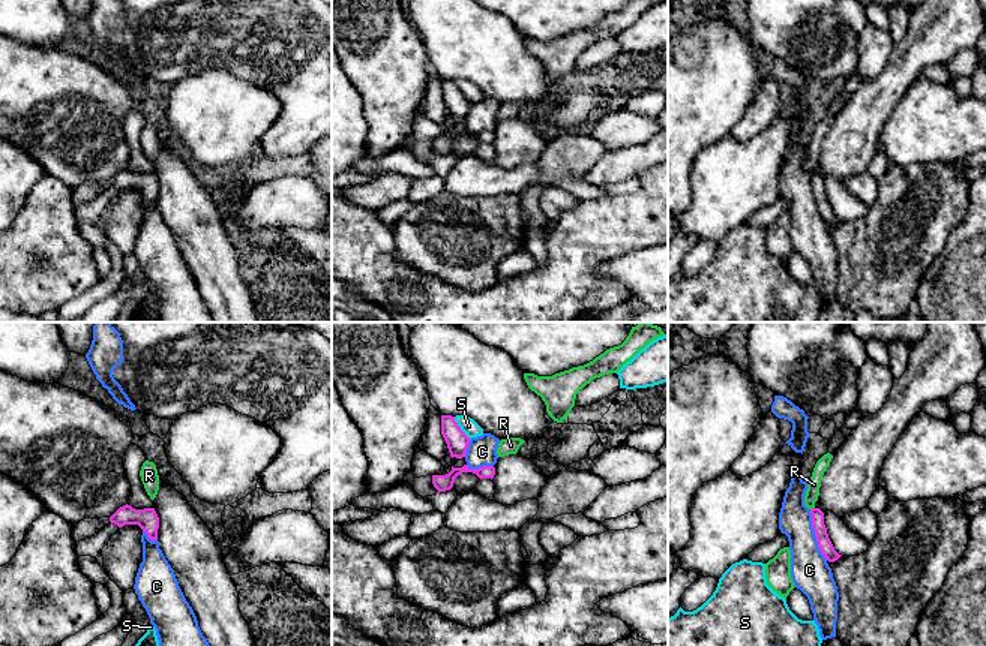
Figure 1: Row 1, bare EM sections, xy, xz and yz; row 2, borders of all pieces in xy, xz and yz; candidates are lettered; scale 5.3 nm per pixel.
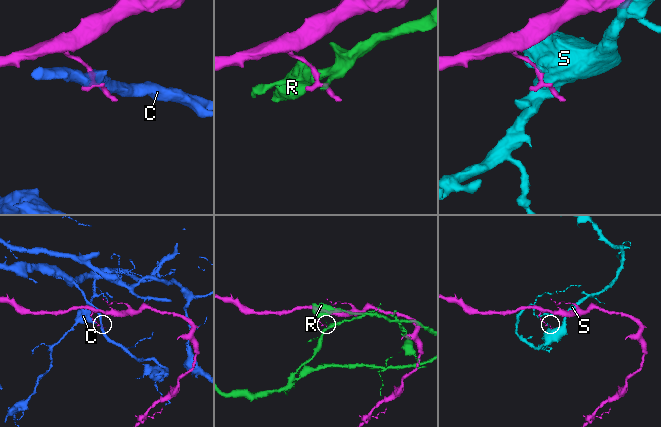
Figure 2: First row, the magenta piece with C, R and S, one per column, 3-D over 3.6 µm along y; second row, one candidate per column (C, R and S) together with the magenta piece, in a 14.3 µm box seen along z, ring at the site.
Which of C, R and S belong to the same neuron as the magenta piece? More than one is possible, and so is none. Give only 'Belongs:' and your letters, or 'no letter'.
Belongs: no letter

